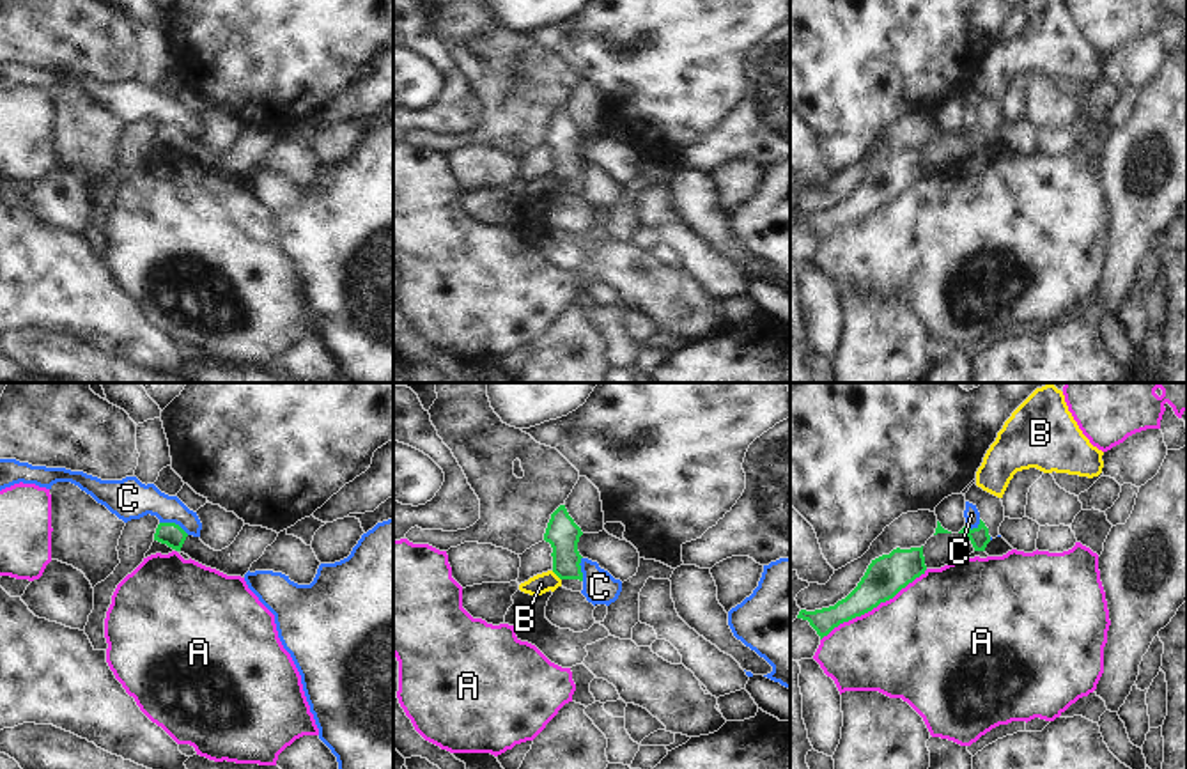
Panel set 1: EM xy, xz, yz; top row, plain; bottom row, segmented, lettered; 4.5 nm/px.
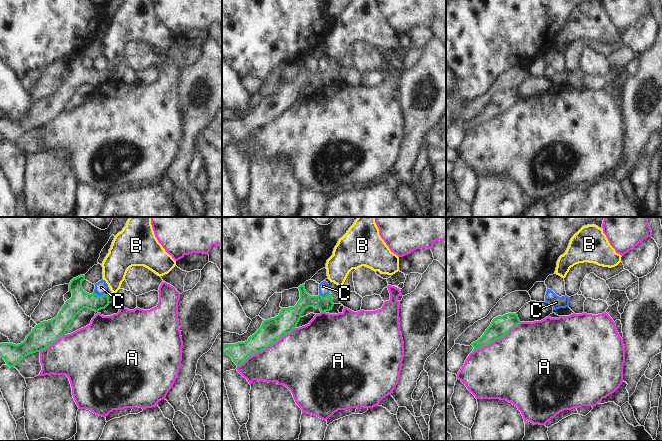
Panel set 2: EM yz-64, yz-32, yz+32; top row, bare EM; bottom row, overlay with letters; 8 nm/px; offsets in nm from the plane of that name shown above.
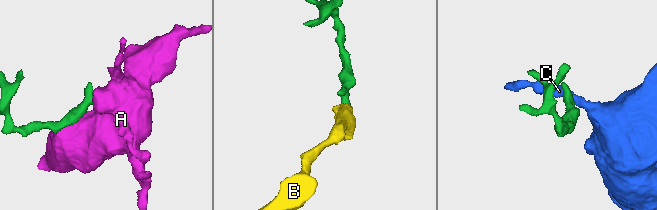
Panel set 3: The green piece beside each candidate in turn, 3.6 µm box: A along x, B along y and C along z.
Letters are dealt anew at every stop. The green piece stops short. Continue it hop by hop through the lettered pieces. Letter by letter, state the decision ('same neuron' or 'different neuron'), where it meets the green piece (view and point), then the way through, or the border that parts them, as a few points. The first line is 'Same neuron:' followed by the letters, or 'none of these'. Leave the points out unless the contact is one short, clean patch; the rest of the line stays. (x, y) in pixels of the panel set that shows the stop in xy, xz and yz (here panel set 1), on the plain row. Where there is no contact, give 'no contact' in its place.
Same neuron: none of these
A: different neuron; contact yz (874, 209)
B: different neuron; contact xz (557, 178); border xz (551, 174), (560, 183)
C: different neuron; contact xy (174, 126); border xy (160, 124), (174, 124), (188, 137)

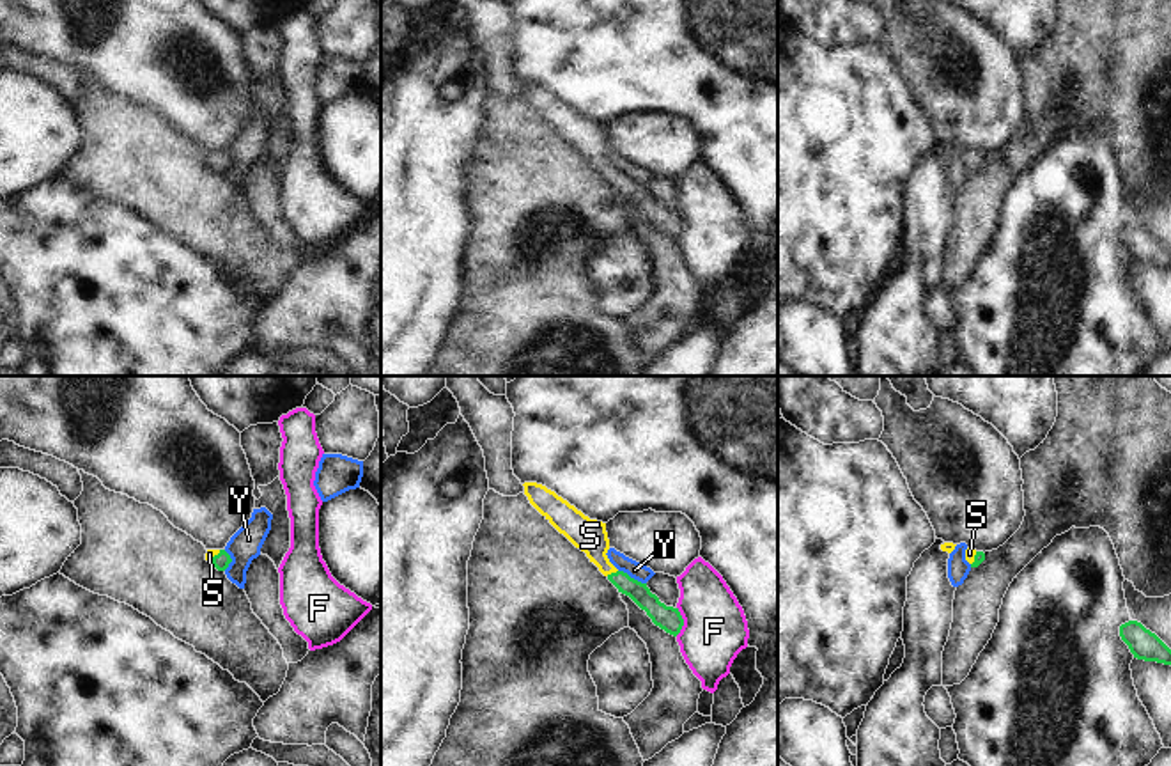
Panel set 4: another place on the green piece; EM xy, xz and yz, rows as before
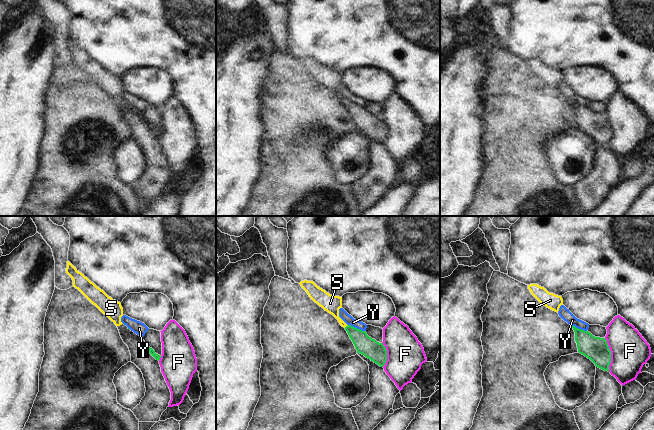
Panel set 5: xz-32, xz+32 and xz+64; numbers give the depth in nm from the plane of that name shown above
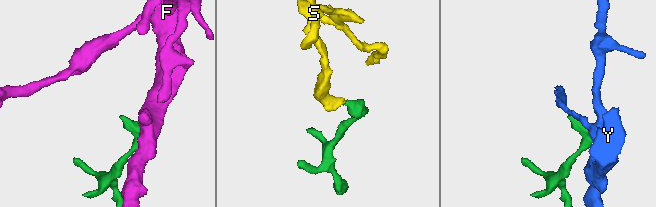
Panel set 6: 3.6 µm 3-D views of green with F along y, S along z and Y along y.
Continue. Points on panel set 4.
Same neuron: S
F: different neuron; contact xz (682, 224); border xz (677, 210), (682, 231), (675, 238)
S: same neuron; contact xz (612, 176); way xz (636, 194), (612, 176), (599, 162), (590, 139)
Y: different neuron; contact xz (633, 181); border xz (619, 172), (645, 187)

